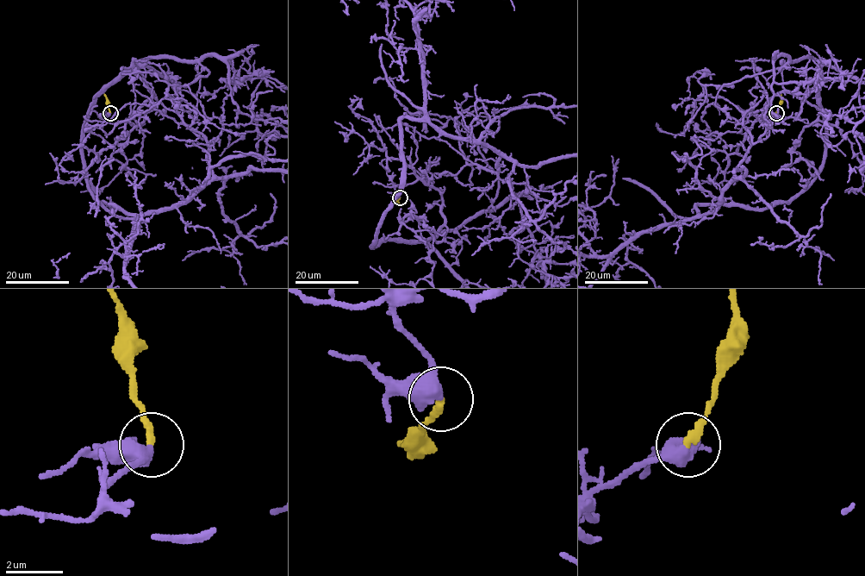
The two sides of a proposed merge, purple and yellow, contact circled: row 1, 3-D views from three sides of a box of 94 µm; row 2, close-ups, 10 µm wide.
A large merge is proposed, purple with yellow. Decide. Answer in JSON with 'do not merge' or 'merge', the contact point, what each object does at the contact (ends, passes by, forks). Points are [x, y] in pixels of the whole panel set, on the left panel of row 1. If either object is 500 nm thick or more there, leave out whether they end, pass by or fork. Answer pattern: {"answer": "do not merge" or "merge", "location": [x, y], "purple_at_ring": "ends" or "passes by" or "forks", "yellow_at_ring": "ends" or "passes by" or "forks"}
{"answer": "merge", "location": [110, 113], "purple_at_ring": "passes by", "yellow_at_ring": "ends"}

